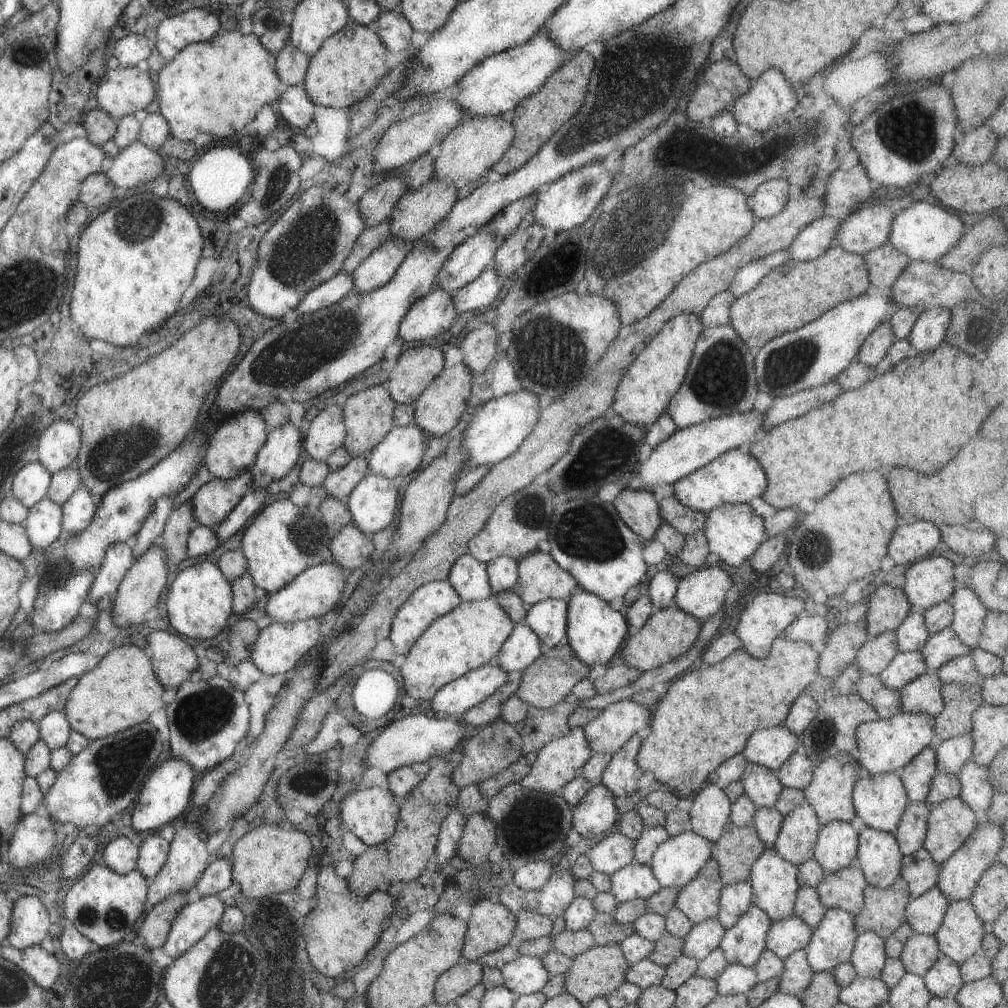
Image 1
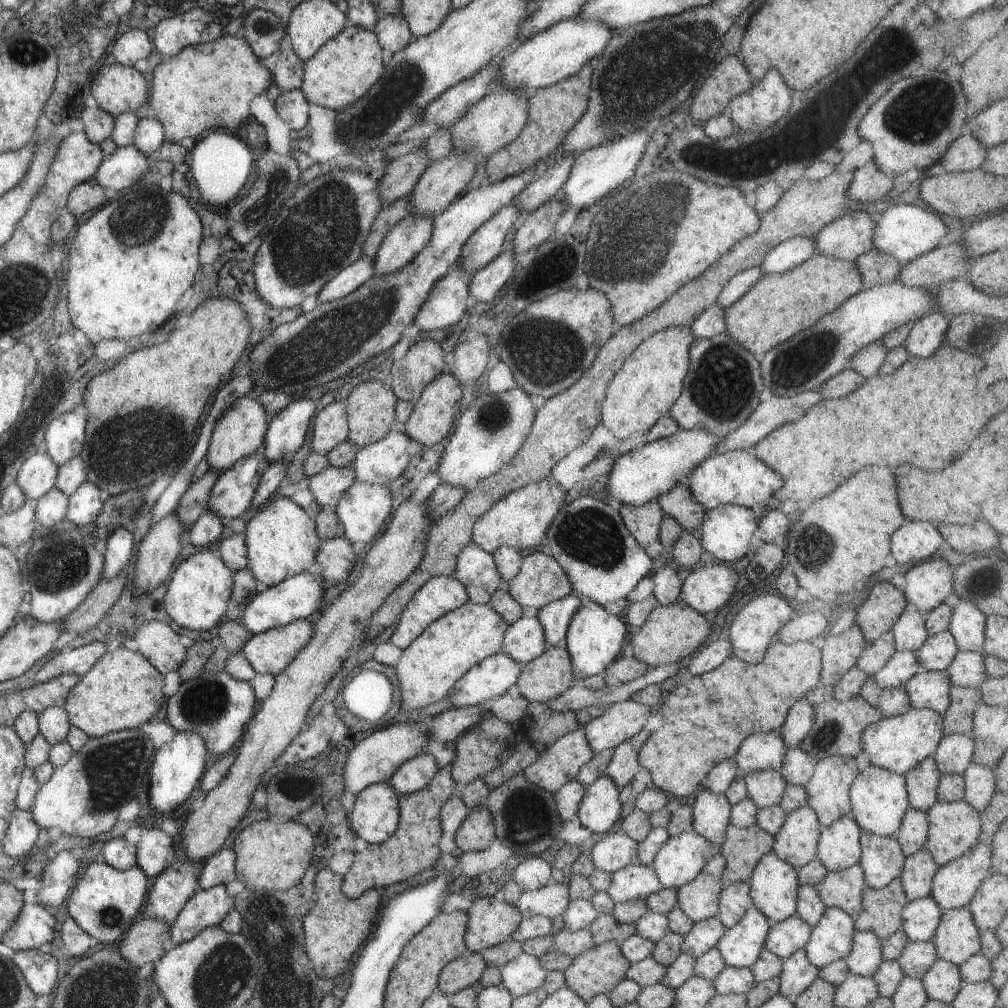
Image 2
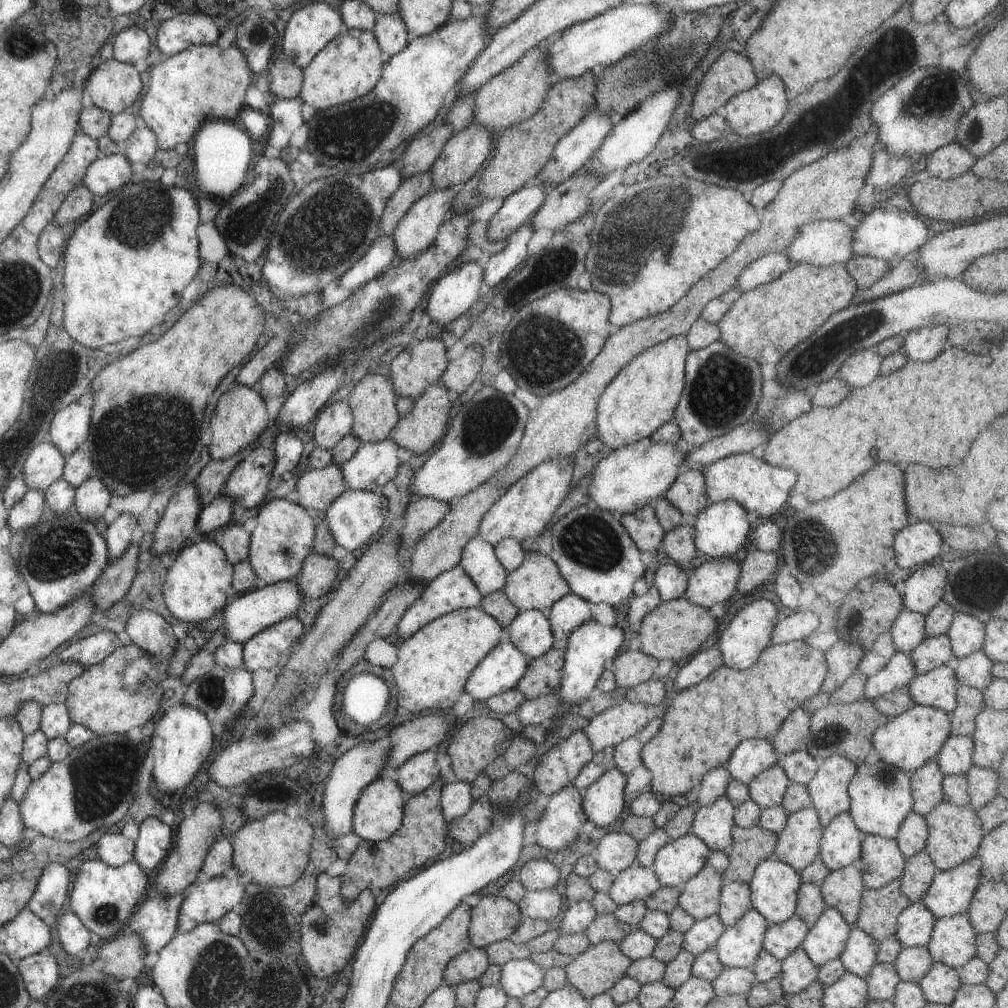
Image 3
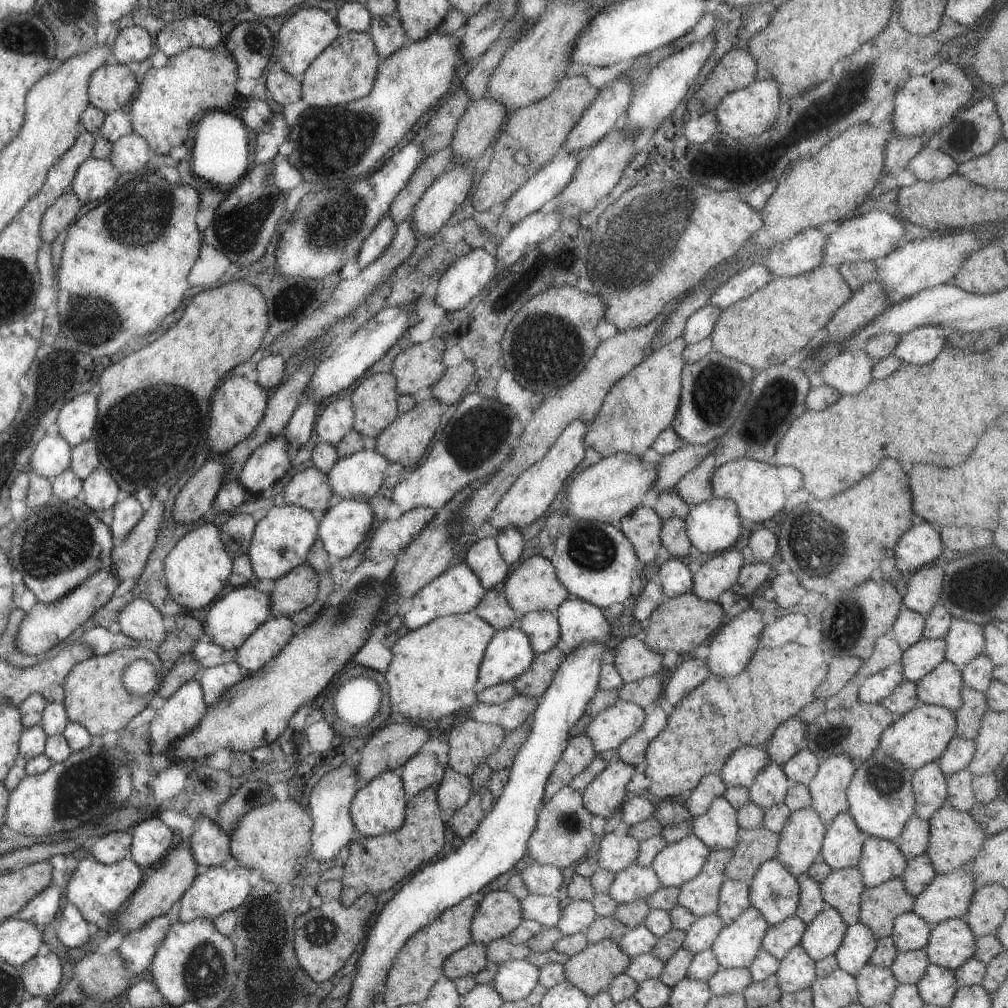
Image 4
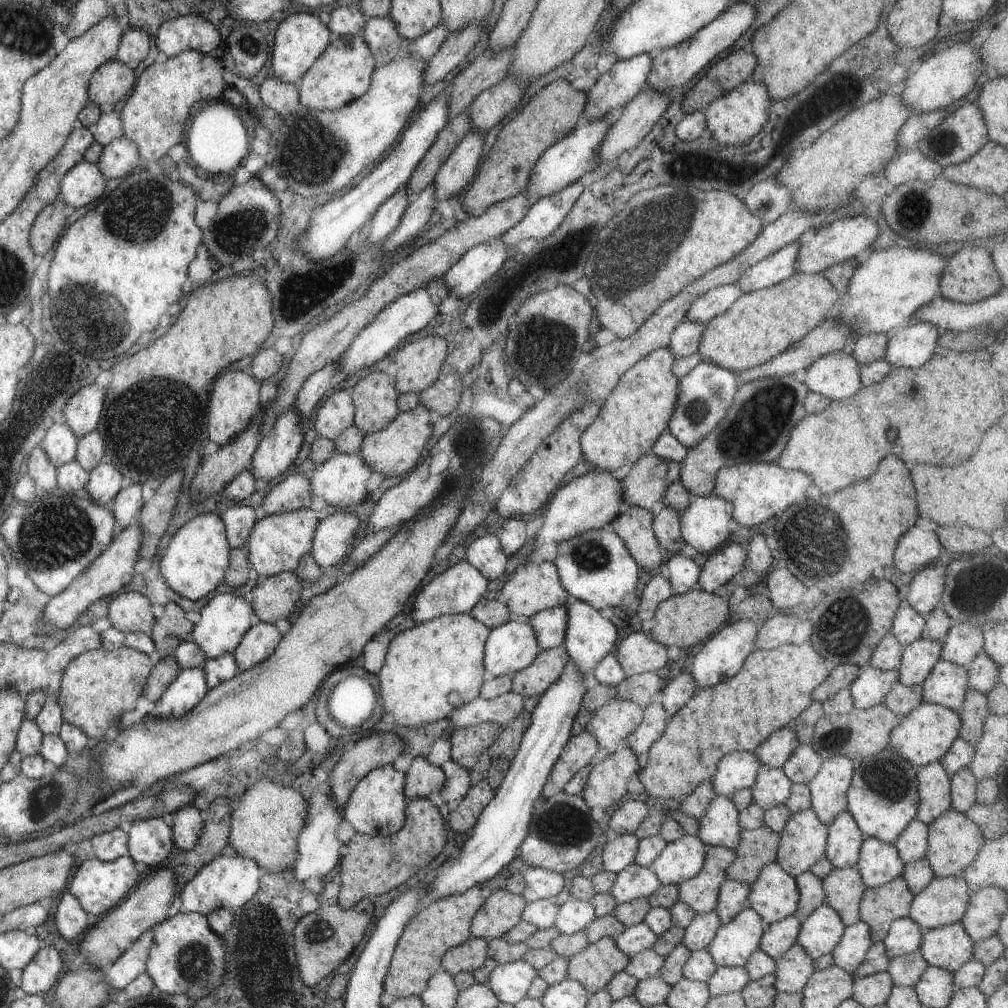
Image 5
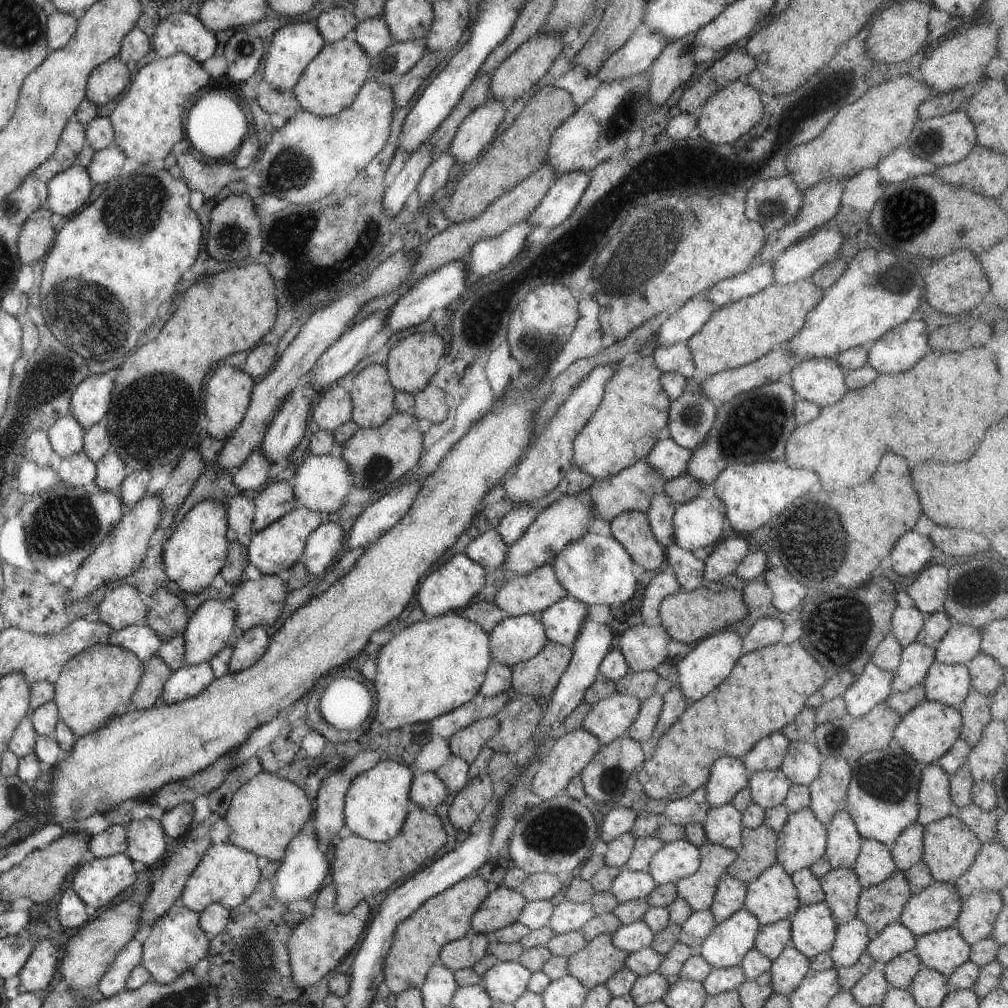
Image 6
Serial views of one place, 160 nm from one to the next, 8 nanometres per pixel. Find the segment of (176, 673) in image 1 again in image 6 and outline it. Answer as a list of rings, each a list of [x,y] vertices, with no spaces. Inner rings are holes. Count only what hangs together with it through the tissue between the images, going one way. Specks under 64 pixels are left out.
[[[116,583],[115,587],[97,603],[98,620],[119,630],[126,626],[142,622],[148,608],[141,603],[137,590],[131,585]]]

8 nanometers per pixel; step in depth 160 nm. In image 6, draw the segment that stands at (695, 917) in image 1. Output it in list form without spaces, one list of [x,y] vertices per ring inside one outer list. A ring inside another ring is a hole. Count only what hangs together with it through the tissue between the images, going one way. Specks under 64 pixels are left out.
[[[713,843],[699,846],[698,853],[698,869],[674,883],[677,896],[685,900],[692,911],[707,910],[710,907],[719,879],[737,856],[736,851]]]

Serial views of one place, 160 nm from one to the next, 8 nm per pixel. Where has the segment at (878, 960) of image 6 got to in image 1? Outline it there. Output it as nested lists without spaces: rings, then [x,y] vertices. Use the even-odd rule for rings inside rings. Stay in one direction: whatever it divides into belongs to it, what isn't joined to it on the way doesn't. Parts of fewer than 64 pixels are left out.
[[[933,886],[917,898],[911,898],[904,909],[905,923],[911,928],[912,934],[933,935],[941,925],[945,910],[950,902],[941,894],[937,886]]]

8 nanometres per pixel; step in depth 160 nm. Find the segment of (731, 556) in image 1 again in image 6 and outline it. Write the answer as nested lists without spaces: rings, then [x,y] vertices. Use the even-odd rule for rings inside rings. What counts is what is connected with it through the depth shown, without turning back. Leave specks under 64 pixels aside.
[[[691,497],[688,501],[678,505],[672,514],[674,544],[682,549],[692,551],[704,546],[712,546],[723,532],[725,522],[725,509],[723,503],[717,498]]]

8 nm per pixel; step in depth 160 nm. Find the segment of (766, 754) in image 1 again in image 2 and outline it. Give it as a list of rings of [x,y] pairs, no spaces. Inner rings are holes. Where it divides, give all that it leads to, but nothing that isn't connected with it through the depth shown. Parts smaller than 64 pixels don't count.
[[[776,731],[754,733],[739,744],[732,760],[743,774],[766,769],[778,771],[787,750]]]

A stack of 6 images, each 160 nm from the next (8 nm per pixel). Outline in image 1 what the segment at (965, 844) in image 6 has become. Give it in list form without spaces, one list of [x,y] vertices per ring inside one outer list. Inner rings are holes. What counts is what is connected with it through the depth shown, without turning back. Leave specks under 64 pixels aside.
[[[958,797],[929,806],[922,848],[935,864],[942,864],[963,845],[979,819]]]

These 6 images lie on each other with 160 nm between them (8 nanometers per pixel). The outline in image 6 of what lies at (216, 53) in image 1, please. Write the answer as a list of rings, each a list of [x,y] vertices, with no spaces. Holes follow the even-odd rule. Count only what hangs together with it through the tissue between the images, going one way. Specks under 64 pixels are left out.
[[[175,53],[170,57],[155,57],[151,62],[144,64],[130,78],[130,83],[117,100],[117,104],[107,117],[112,126],[112,143],[126,156],[139,164],[149,165],[151,160],[163,160],[175,142],[183,138],[183,124],[186,105],[190,97],[203,91],[211,82],[211,77],[201,64],[187,54]]]

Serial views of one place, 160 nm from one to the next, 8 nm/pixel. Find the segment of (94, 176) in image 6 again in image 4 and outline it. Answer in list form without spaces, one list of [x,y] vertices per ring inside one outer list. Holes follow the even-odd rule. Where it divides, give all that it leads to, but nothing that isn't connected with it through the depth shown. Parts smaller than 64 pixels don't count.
[[[130,133],[111,143],[107,160],[120,174],[132,173],[138,175],[151,156],[154,156],[154,154],[149,150],[145,140]]]

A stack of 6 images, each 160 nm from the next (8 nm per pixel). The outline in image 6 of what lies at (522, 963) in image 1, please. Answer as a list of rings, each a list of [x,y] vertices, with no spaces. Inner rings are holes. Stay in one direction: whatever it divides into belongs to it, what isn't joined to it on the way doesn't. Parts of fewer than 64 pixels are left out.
[[[497,961],[480,976],[480,984],[492,1001],[512,1003],[526,991],[531,973],[515,961]]]

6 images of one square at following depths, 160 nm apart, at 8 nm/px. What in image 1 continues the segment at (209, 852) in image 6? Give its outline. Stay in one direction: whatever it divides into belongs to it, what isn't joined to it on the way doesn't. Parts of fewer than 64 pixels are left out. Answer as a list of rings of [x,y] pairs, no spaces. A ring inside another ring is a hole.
[[[218,894],[200,897],[183,906],[161,946],[163,954],[171,959],[177,958],[198,942],[205,932],[216,927],[225,908]]]

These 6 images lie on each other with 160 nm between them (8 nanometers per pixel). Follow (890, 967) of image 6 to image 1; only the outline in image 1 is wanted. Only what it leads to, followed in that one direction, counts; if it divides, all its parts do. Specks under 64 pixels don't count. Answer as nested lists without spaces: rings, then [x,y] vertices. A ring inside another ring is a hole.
[[[912,934],[903,944],[898,958],[906,973],[922,978],[938,956],[939,950],[933,935]]]

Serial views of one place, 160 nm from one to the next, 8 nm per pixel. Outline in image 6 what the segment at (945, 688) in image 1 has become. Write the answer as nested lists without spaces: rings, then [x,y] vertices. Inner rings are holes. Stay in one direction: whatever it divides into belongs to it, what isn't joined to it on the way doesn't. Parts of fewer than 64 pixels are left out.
[[[971,688],[961,701],[958,708],[961,717],[958,737],[963,739],[970,747],[975,746],[983,727],[991,719],[988,707],[989,703],[989,696],[979,694]]]

